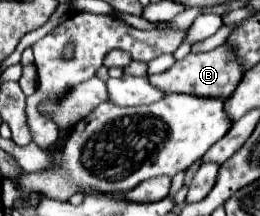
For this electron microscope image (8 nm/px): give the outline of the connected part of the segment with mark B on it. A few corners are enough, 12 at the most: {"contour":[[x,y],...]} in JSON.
{"contour":[[223,46],[187,54],[151,74],[161,92],[227,98],[239,84],[239,64]]}

